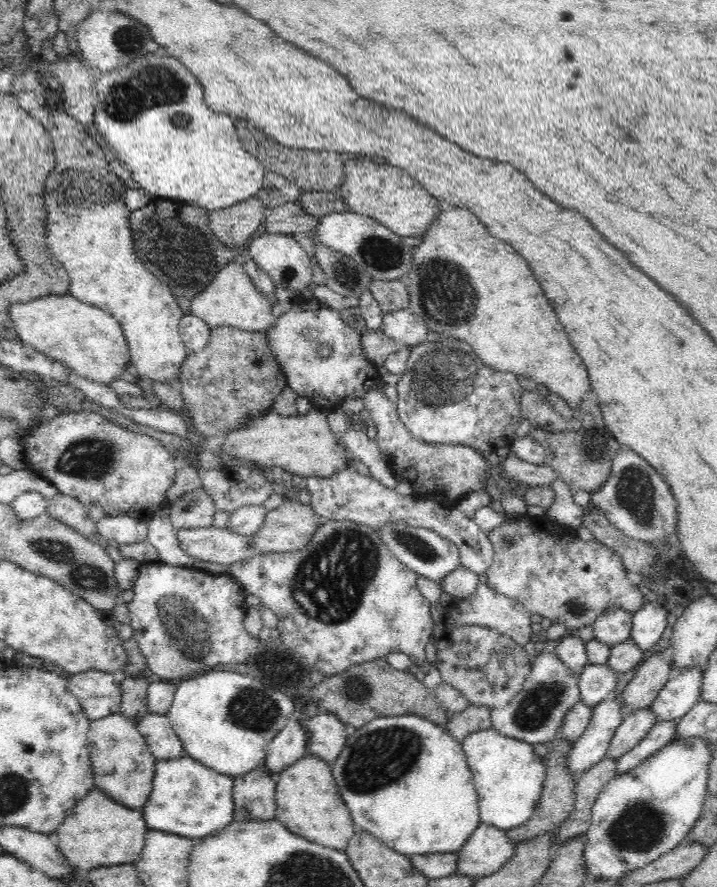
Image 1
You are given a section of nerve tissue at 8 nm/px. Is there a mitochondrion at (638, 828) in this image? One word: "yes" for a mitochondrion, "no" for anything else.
yes

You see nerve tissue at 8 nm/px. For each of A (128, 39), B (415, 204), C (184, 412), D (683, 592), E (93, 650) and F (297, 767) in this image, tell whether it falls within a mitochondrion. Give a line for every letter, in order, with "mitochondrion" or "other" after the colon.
A: mitochondrion
B: other
C: other
D: other
E: other
F: other

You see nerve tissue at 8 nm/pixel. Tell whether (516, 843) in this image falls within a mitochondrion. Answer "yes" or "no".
no

